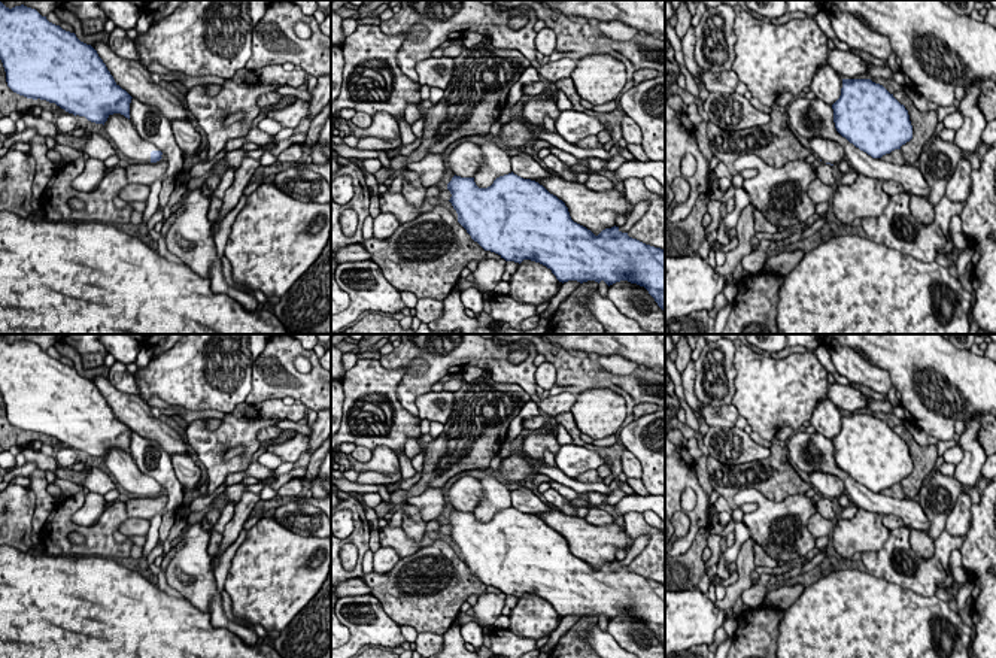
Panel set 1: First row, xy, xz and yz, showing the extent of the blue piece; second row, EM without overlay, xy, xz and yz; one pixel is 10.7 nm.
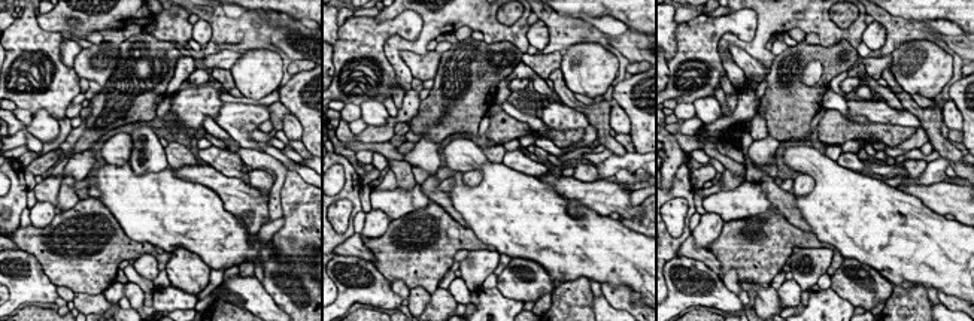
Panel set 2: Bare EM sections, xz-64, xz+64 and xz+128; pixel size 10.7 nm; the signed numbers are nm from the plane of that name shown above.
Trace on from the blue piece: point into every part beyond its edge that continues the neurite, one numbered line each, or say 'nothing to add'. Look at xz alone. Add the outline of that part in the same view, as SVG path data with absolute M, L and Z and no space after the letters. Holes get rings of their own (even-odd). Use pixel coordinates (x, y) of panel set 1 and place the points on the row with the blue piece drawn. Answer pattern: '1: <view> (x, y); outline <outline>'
1: xz (464, 161); outline M464 142L447 157L447 169L461 178L474 178L479 167L485 164L480 146L473 142Z

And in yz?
1: yz (828, 151); outline M823 137L810 139L810 149L822 163L839 164L845 158L838 142Z

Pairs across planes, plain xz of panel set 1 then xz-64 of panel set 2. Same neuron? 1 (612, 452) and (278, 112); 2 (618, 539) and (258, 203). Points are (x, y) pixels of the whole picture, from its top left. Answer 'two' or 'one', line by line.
1: one
2: one

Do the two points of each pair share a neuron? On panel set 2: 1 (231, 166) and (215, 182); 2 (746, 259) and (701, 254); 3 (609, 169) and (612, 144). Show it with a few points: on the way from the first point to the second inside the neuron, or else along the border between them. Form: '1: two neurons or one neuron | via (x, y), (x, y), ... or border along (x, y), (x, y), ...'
1: two neurons | border along (208, 164), (248, 184)
2: two neurons | border along (707, 250), (719, 262), (722, 275)
3: two neurons | border along (627, 153), (613, 156)

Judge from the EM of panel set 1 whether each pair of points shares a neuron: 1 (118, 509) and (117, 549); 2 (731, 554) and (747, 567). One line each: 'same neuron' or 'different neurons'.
1: same neuron
2: different neurons

